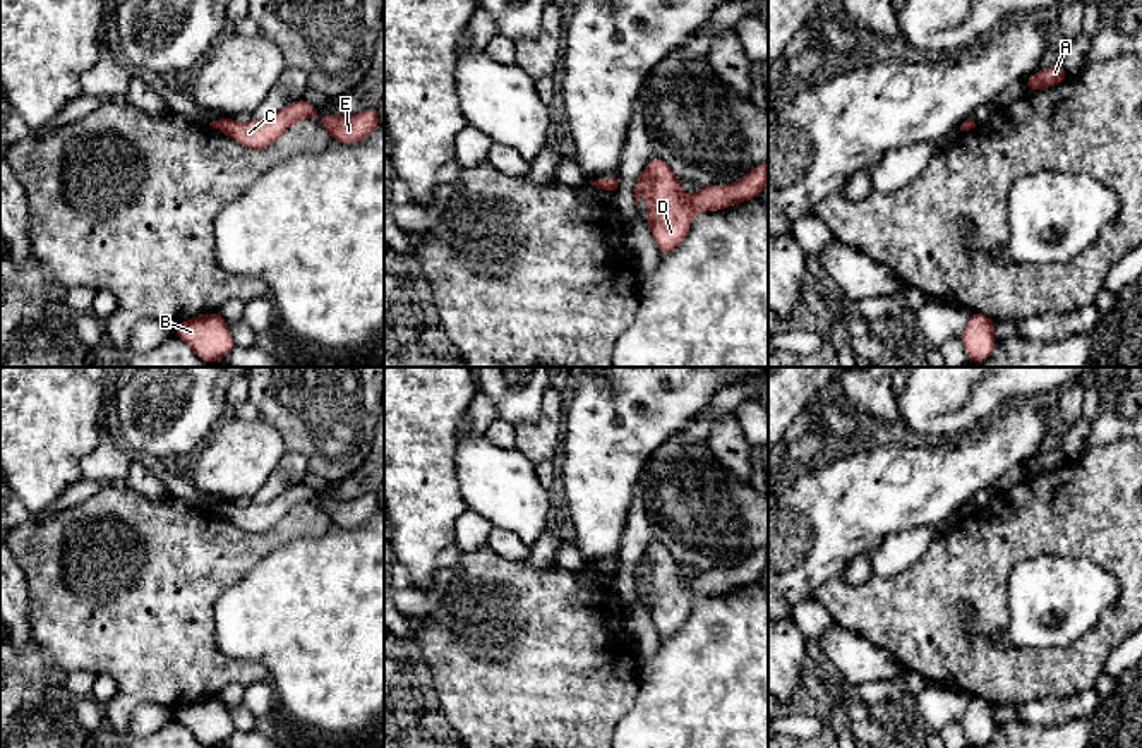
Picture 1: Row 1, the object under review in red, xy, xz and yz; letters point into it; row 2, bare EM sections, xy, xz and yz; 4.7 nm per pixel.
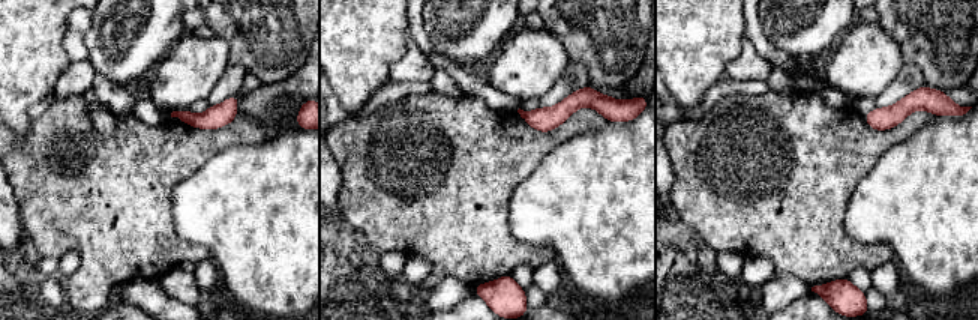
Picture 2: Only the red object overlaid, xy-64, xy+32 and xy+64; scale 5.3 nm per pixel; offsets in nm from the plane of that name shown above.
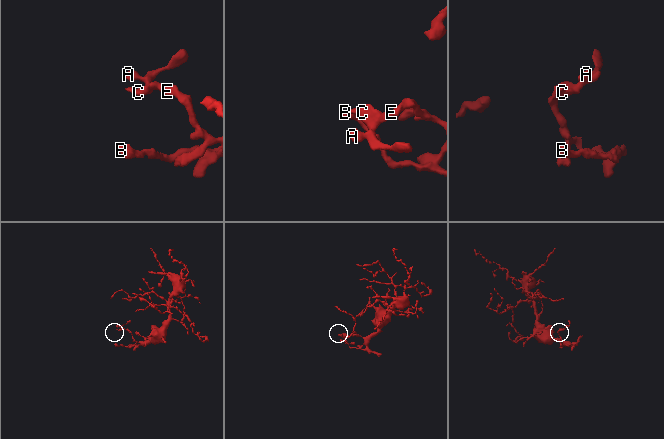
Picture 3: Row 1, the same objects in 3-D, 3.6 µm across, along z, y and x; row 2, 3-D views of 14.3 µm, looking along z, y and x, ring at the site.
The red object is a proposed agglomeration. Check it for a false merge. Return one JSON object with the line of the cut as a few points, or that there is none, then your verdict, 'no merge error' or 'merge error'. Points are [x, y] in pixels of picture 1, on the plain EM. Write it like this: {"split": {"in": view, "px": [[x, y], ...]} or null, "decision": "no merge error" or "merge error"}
{"split": null, "decision": "no merge error"}

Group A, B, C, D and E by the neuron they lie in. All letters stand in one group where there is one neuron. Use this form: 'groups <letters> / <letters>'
groups A B C D E

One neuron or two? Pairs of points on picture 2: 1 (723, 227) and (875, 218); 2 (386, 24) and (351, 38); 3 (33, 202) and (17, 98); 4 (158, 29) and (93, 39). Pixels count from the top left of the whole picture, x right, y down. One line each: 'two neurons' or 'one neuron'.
1: two neurons
2: one neuron
3: two neurons
4: one neuron

